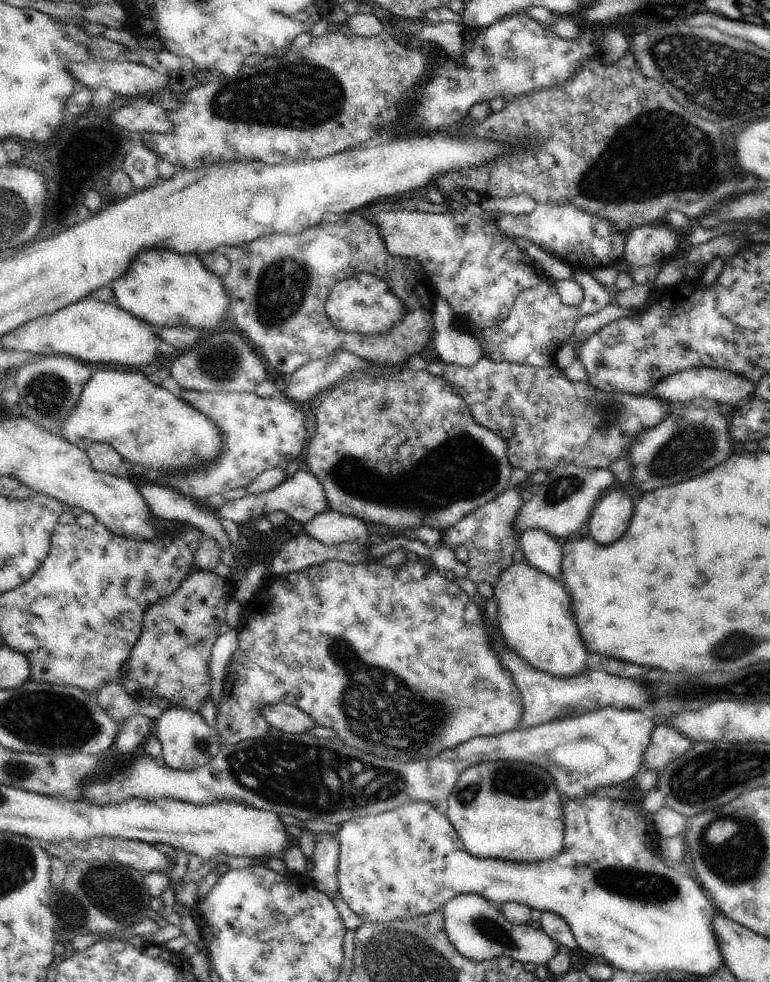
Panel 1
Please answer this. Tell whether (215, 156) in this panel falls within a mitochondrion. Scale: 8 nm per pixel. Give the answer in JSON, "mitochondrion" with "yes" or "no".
{"mitochondrion":"no"}

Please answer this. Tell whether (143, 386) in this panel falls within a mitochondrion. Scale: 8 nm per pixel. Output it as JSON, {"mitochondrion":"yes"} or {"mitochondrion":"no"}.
{"mitochondrion":"no"}

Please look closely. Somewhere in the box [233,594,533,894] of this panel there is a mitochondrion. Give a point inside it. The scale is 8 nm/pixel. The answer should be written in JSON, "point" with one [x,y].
{"point":[407,722]}

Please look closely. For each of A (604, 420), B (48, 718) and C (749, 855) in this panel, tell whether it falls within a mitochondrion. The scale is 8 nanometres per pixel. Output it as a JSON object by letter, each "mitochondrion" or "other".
{"A":"mitochondrion","B":"mitochondrion","C":"mitochondrion"}

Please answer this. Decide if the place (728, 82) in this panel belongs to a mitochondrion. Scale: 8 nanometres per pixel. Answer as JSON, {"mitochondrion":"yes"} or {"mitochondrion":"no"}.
{"mitochondrion":"yes"}

